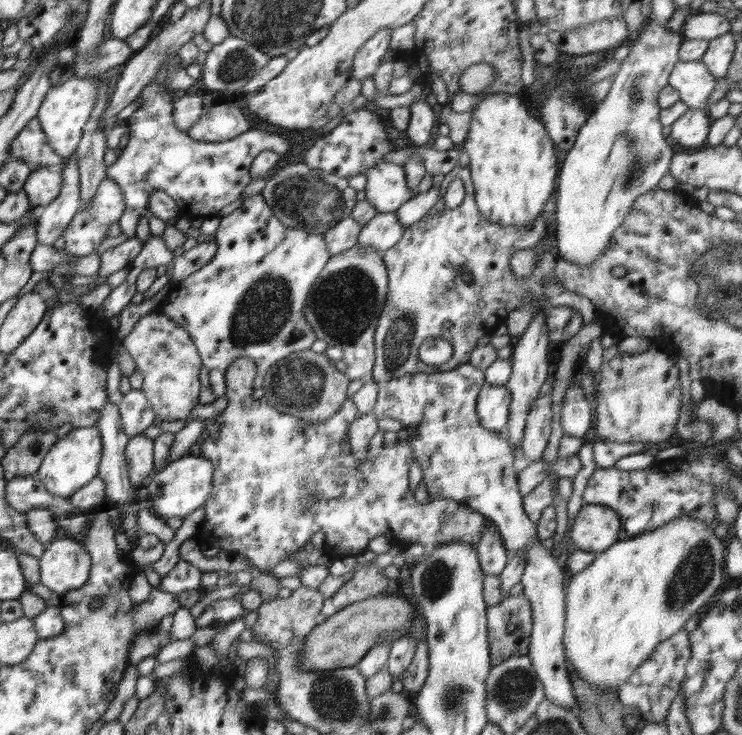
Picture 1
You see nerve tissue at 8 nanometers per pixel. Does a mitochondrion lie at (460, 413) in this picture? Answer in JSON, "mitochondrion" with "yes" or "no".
{"mitochondrion":"no"}

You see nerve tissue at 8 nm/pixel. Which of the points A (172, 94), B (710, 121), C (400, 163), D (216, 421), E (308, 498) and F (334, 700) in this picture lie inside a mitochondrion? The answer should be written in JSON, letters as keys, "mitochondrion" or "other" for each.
{"A":"other","B":"other","C":"other","D":"other","E":"mitochondrion","F":"mitochondrion"}

